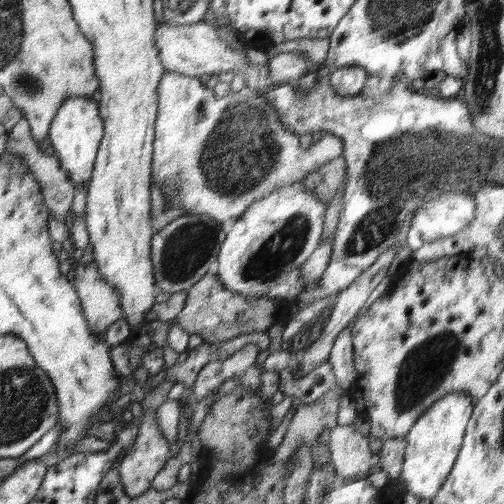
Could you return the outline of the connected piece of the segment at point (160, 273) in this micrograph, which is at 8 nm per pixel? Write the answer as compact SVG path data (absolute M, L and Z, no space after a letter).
M187 214L164 228L160 227L152 246L158 289L177 293L194 288L211 270L216 269L229 231L228 224L208 214Z

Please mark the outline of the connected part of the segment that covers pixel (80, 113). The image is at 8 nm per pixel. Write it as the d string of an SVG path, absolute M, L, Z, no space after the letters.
M72 98L60 108L60 114L51 128L49 149L60 158L63 167L76 182L77 188L84 184L88 184L90 188L95 175L96 159L105 140L106 127L99 102L88 100L88 98Z

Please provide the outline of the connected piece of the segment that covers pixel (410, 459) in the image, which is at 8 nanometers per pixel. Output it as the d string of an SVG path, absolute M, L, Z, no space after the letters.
M464 391L449 392L438 402L420 415L416 428L412 428L412 436L405 440L406 450L401 475L399 476L406 492L412 492L421 499L432 500L438 494L440 487L451 474L457 459L463 439L466 438L467 424L474 414L473 398Z

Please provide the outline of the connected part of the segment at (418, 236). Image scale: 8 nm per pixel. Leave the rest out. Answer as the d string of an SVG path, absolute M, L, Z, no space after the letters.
M462 190L444 192L436 200L428 202L428 208L418 210L407 234L411 251L439 238L452 236L464 230L476 213L474 194Z

